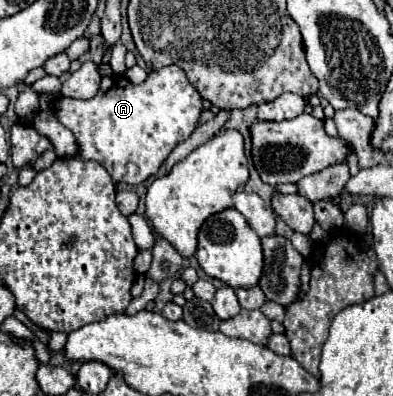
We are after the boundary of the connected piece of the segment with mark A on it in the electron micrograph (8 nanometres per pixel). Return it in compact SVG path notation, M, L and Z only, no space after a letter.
M168 65L152 71L148 79L140 85L130 83L124 75L102 77L100 91L94 99L78 101L62 97L54 105L54 113L60 119L60 123L64 123L68 129L74 131L80 159L100 161L106 167L106 171L112 175L114 183L124 181L130 185L138 185L144 183L148 177L156 175L160 165L170 155L170 151L196 129L196 123L202 113L202 97L188 81L184 69L180 69L178 65Z

